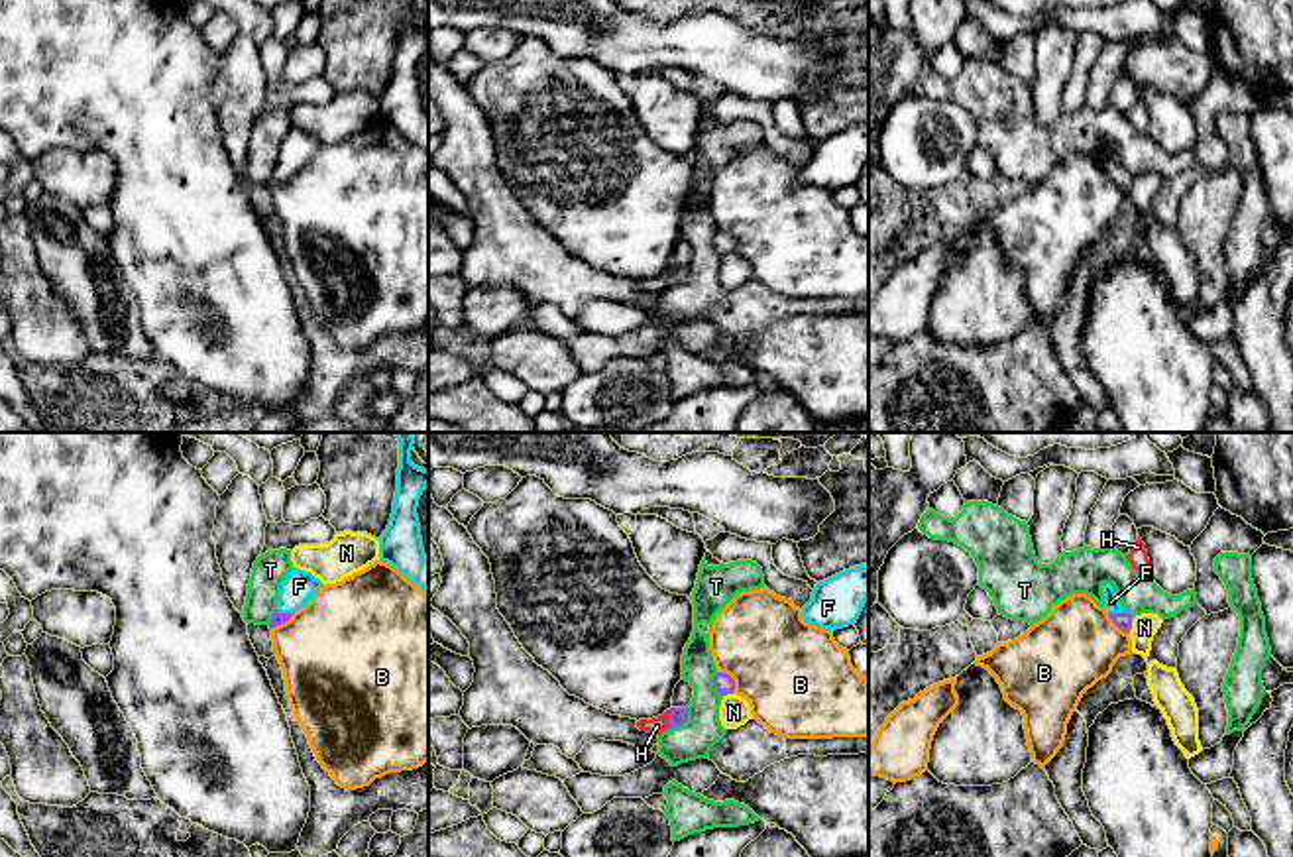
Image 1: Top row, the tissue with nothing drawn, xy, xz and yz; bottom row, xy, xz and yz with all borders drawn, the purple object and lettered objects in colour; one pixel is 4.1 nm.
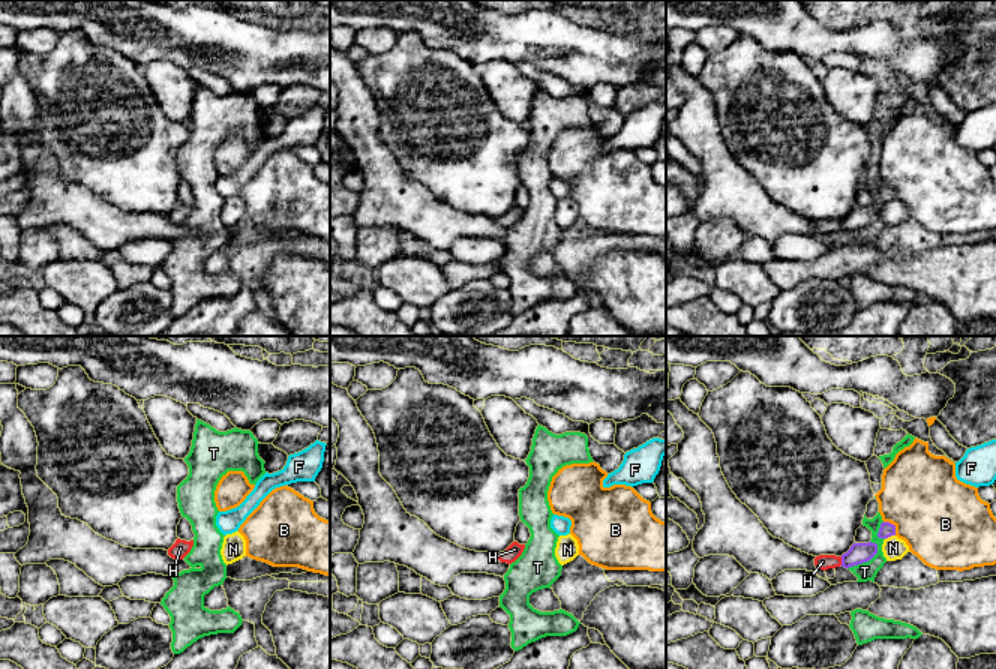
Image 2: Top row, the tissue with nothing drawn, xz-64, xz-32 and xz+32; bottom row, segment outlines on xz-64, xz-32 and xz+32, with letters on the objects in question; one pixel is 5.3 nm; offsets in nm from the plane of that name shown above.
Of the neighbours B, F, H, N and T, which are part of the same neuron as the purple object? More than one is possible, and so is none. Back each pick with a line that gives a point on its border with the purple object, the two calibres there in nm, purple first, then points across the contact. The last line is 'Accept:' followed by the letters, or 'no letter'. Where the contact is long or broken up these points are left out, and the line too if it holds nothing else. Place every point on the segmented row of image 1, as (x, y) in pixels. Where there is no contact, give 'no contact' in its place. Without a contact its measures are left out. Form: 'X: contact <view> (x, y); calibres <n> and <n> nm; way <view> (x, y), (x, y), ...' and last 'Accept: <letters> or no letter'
F: contact yz (1117, 614); calibres 70 and 60 nm
Accept: F

